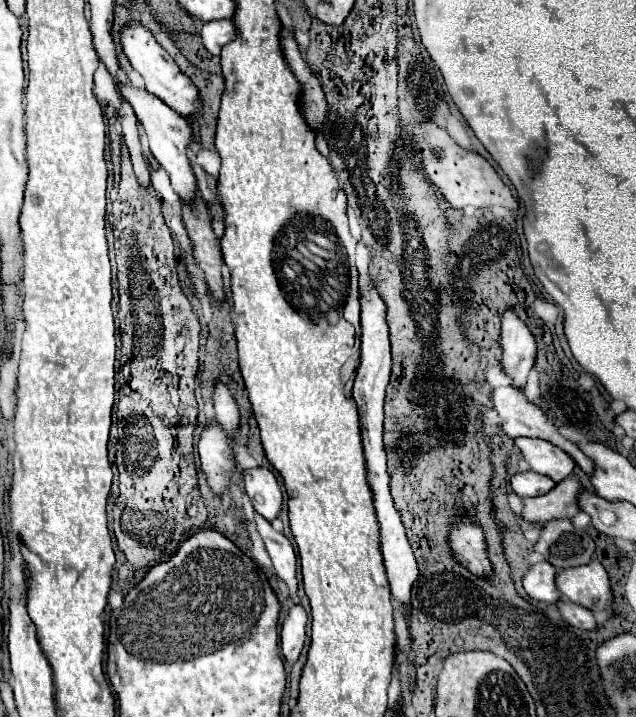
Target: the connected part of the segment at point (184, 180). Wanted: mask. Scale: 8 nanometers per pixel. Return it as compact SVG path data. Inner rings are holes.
M120 80L118 88L120 88L122 98L132 106L132 110L136 114L142 146L149 146L154 158L170 174L172 188L176 190L176 194L182 200L190 202L196 196L198 188L196 188L196 176L194 176L190 160L186 156L186 146L192 142L192 132L190 132L188 122L182 120L182 116L178 116L178 112L168 108L166 102L162 102L158 96L152 96L146 88L138 88L138 86L134 86L132 82L126 82L126 80Z

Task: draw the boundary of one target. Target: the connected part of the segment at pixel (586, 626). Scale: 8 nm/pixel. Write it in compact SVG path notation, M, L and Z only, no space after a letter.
M560 598L560 600L556 602L556 606L558 606L560 616L562 616L568 624L572 624L572 626L576 626L576 628L582 628L582 630L592 630L592 628L596 626L596 620L594 620L592 612L586 610L584 606L578 606L576 602L570 602L570 600L566 600L566 598Z

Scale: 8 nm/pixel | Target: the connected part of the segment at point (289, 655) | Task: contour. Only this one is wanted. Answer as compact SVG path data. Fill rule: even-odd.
M294 606L288 612L288 618L282 622L280 628L280 642L282 642L282 654L288 664L294 664L302 652L304 640L306 640L306 612L302 606Z

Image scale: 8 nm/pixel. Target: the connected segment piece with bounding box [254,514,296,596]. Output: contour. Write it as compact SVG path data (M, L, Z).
M256 514L254 522L256 522L256 528L258 528L258 532L266 544L270 558L272 558L276 574L282 580L286 580L290 594L294 596L296 594L296 554L294 554L290 540L284 534L280 534L278 530L274 530L272 524L266 522L264 516Z

